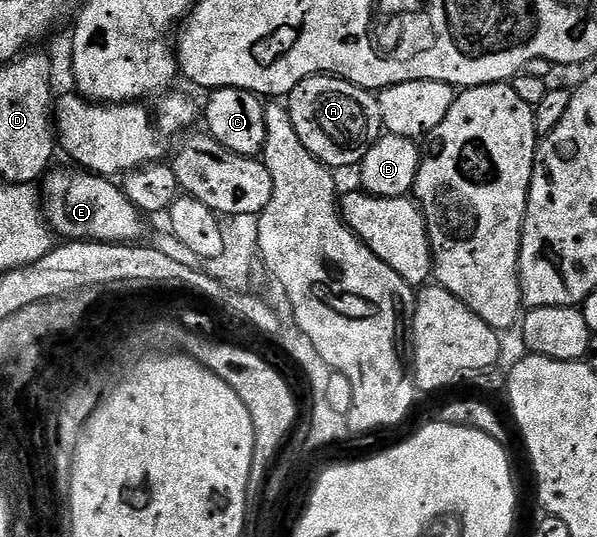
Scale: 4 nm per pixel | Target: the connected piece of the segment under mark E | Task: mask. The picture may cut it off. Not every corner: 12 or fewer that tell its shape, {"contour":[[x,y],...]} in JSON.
{"contour":[[50,170],[46,222],[69,241],[135,243],[142,212],[116,182]]}

